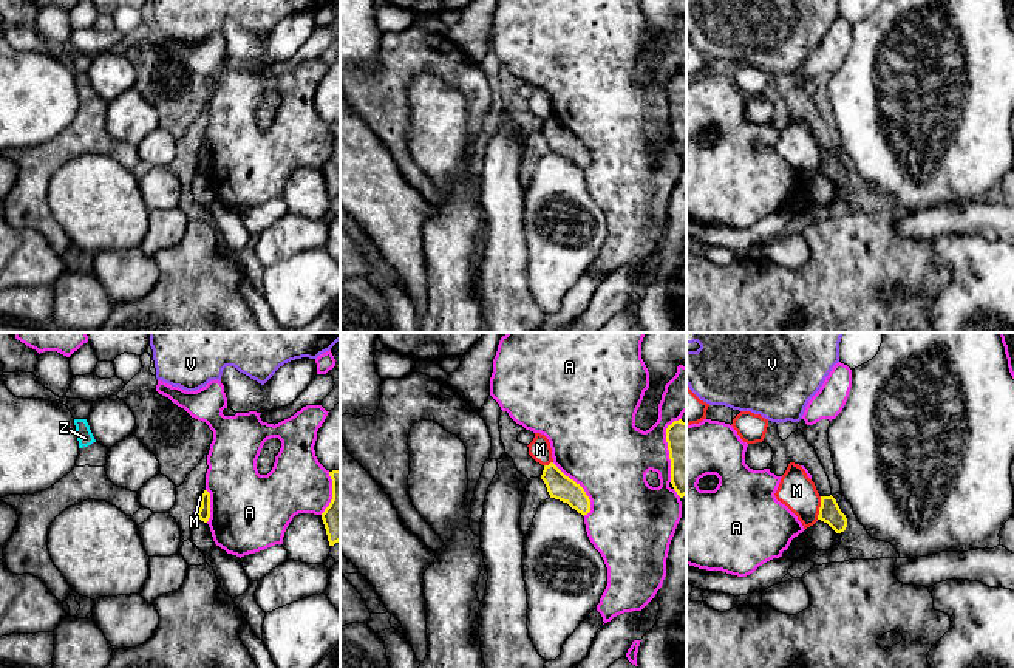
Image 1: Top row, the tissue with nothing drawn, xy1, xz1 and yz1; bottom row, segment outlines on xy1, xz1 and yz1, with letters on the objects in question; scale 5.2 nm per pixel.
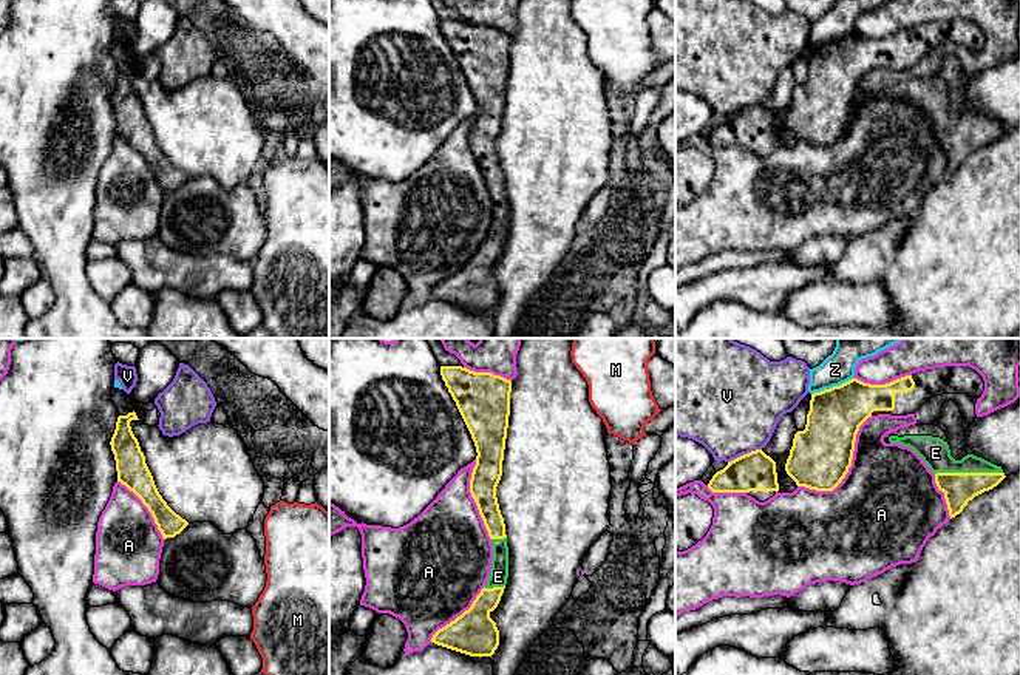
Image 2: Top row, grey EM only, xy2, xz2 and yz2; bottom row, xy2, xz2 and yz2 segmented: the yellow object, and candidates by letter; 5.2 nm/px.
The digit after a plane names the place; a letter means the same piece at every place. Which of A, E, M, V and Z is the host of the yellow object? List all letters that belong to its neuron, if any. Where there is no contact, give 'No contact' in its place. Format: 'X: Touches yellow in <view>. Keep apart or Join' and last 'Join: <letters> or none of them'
A: Touches yellow in yz2. Keep apart
E: Touches yellow in yz2. Join
M: Touches yellow in yz1. Keep apart
V: Touches yellow in yz2. Keep apart
Z: Touches yellow in yz2. Keep apart
Join: E

